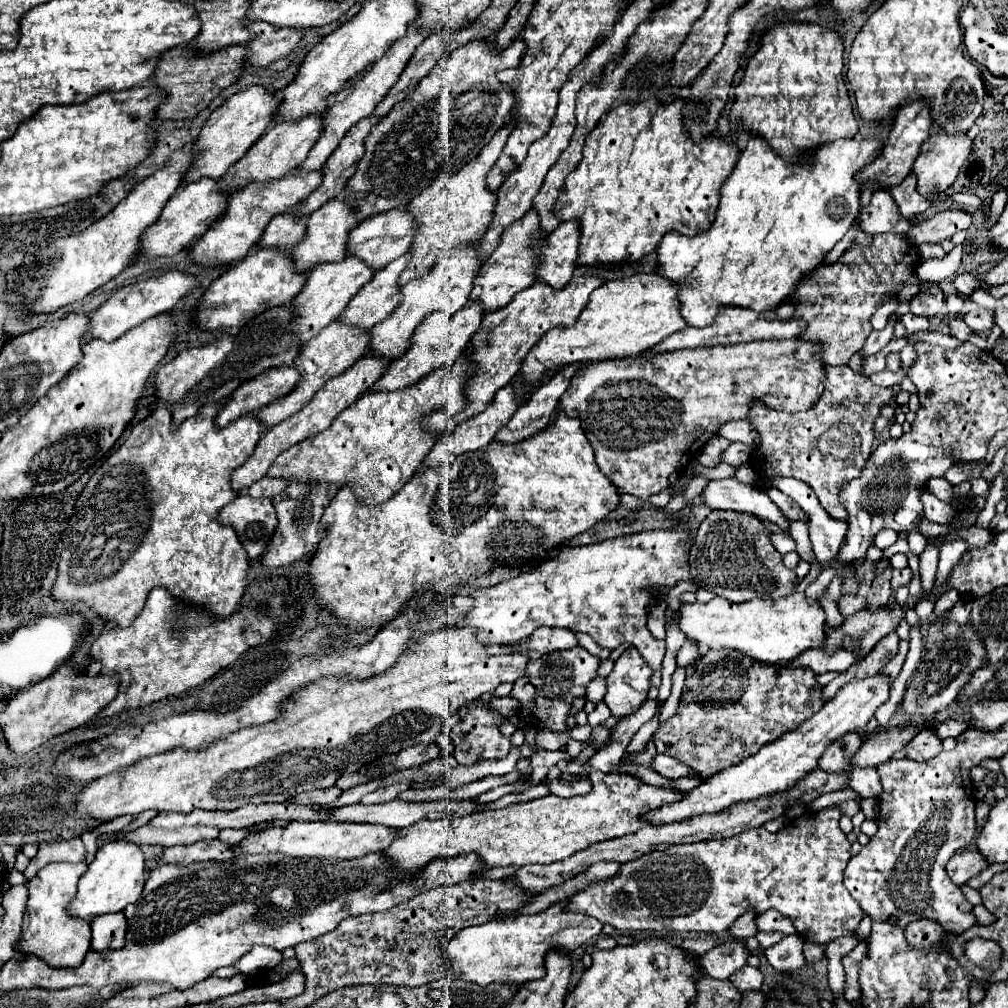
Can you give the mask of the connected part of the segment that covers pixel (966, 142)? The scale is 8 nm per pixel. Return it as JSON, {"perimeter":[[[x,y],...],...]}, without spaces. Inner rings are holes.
{"perimeter":[[[935,129],[935,131],[927,137],[927,141],[921,145],[919,157],[915,159],[913,169],[911,169],[911,173],[913,173],[915,179],[917,179],[917,191],[919,191],[925,199],[929,199],[929,201],[935,201],[933,195],[945,193],[945,191],[953,185],[953,181],[955,181],[955,177],[957,177],[963,161],[969,157],[971,145],[973,145],[973,141],[971,141],[965,133],[963,133],[963,135],[957,133],[957,137],[949,137],[947,133],[941,133],[941,129]]]}

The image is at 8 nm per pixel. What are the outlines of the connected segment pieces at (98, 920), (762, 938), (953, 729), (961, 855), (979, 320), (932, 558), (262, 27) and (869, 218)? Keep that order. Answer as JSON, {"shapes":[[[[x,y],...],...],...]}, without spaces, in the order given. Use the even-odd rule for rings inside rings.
{"shapes":[[[[123,913],[97,915],[97,917],[91,919],[91,933],[93,933],[91,947],[95,951],[119,949],[121,945],[125,945],[127,919],[125,919]]],[[[759,931],[755,937],[760,943],[760,946],[763,948],[768,948],[779,941],[783,939],[785,935],[781,932],[775,931],[775,932],[764,932],[764,931]]],[[[949,720],[945,723],[941,723],[939,726],[935,728],[935,732],[941,739],[945,739],[947,737],[954,737],[956,738],[960,735],[963,731],[965,731],[968,727],[967,722],[965,721],[955,721]]],[[[959,851],[947,861],[945,871],[957,885],[963,885],[971,877],[981,873],[985,867],[985,859],[977,851]]],[[[973,309],[965,315],[965,323],[975,331],[975,333],[983,333],[983,331],[991,331],[995,325],[995,313],[989,309]]],[[[927,545],[925,553],[919,555],[919,567],[921,567],[921,583],[923,589],[933,587],[935,573],[937,573],[937,559],[939,559],[941,545]]],[[[263,21],[249,23],[249,31],[253,31],[257,39],[247,43],[251,51],[247,63],[255,67],[267,67],[279,59],[285,59],[303,39],[303,29],[275,27]]],[[[873,193],[871,203],[859,211],[857,221],[867,235],[879,235],[879,233],[905,235],[911,227],[909,221],[901,221],[897,205],[893,205],[891,193]]]]}

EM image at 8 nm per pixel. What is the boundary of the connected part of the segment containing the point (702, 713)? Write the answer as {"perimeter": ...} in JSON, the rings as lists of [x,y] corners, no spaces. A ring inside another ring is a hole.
{"perimeter":[[[725,649],[707,651],[695,663],[695,671],[685,679],[677,713],[659,725],[653,743],[657,753],[681,761],[701,777],[711,777],[741,763],[765,743],[801,725],[805,717],[823,705],[823,687],[811,669],[779,669],[761,661],[757,663],[739,651]],[[789,671],[793,671],[793,685],[789,685]]]}

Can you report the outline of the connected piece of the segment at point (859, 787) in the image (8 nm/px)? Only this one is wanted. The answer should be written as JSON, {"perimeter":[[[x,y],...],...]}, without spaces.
{"perimeter":[[[853,769],[851,773],[851,781],[849,787],[855,789],[863,799],[865,797],[879,797],[883,787],[881,787],[881,779],[879,773],[875,769]]]}

